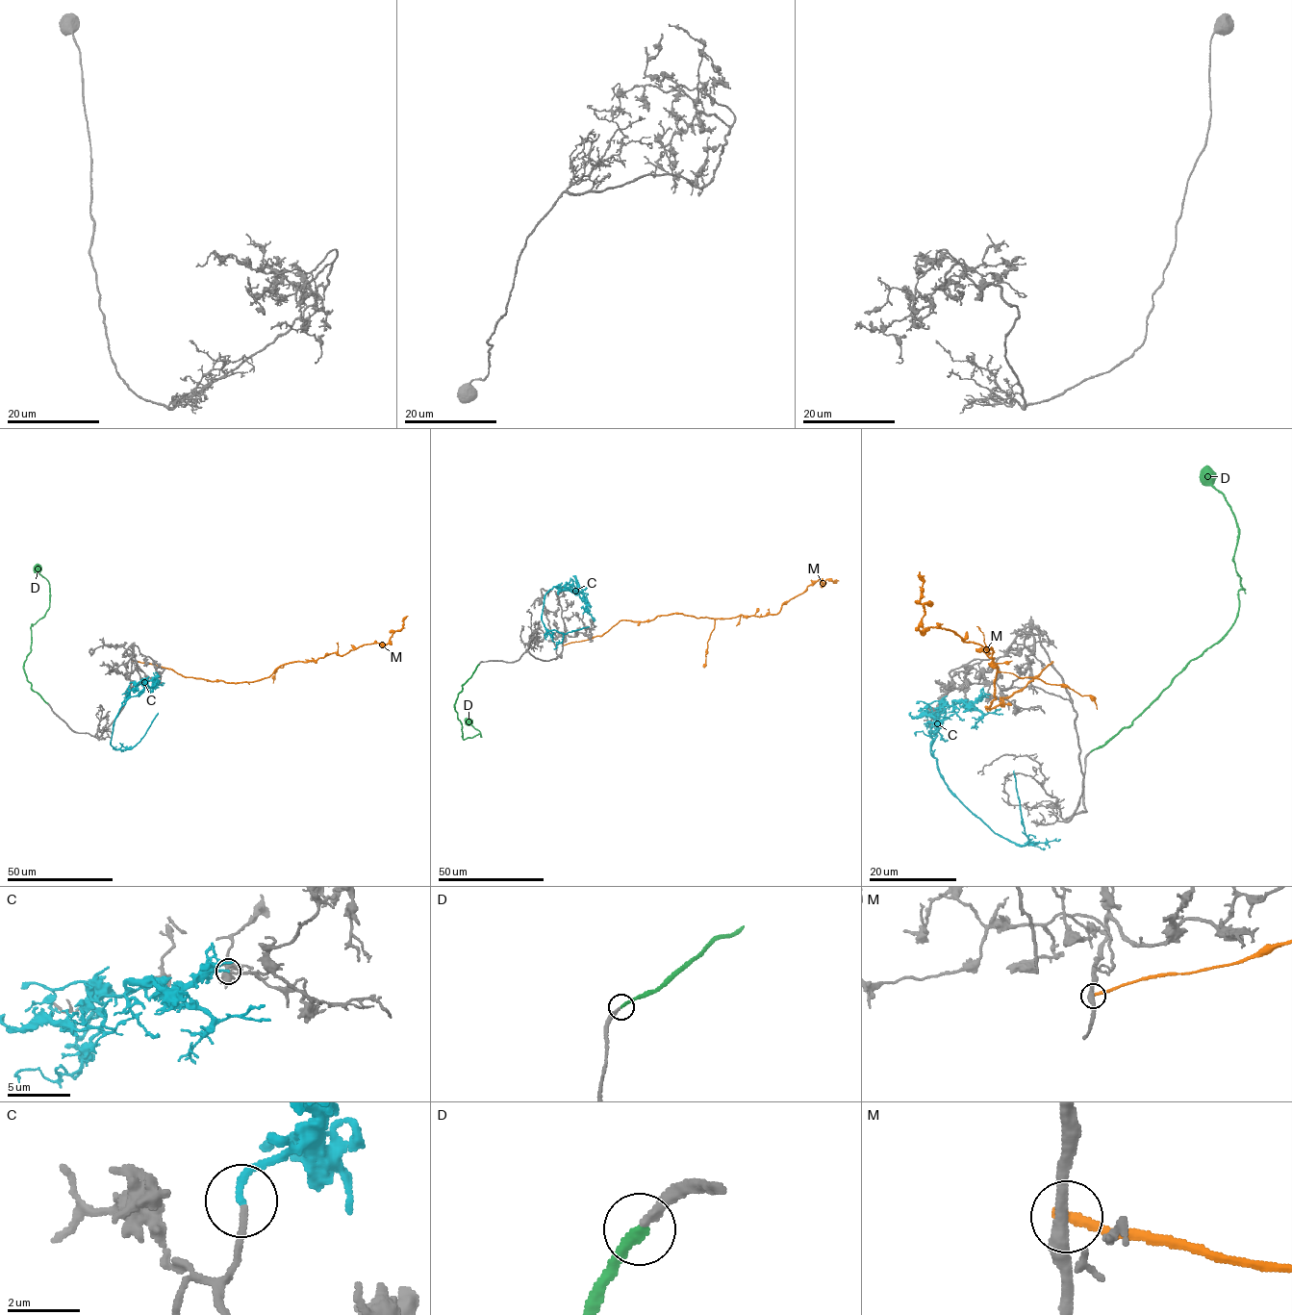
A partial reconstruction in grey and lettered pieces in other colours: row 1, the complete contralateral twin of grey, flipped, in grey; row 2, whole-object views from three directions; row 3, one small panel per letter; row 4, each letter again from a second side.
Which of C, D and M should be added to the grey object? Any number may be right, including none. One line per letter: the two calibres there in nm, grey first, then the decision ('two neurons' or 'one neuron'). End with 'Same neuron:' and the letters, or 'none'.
C: 180 nm thick on the grey side, 200 nm on the other; two neurons
D: 260 nm thick on the grey side, 300 nm on the other; one neuron
M: 360 nm thick on the grey side, 280 nm on the other; two neurons
Same neuron: D

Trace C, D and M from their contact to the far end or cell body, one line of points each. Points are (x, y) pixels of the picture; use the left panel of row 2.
C: (152, 677), (156, 678), (140, 683), (130, 693), (114, 720), (111, 745), (117, 749), (134, 746), (158, 713)
D: (47, 703), (32, 688), (23, 668), (31, 650), (31, 625), (49, 602), (49, 583), (38, 564)
M: (132, 660), (190, 677), (253, 682), (286, 664), (384, 644), (408, 616)

